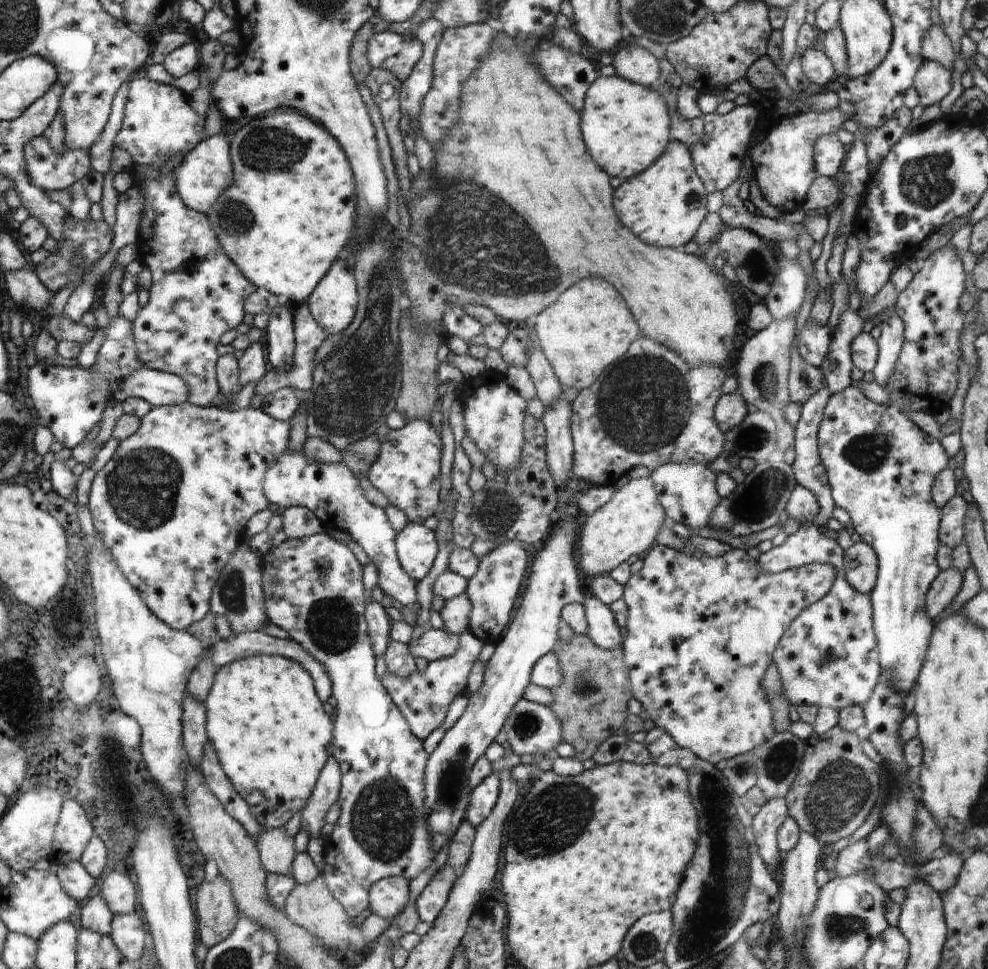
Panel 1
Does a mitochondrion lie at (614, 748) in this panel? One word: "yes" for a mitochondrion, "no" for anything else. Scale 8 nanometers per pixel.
no

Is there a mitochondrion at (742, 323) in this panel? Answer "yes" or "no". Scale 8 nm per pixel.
no

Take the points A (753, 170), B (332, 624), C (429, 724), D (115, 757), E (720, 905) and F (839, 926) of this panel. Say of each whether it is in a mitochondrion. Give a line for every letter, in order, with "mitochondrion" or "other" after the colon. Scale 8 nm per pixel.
A: other
B: mitochondrion
C: other
D: mitochondrion
E: mitochondrion
F: mitochondrion

